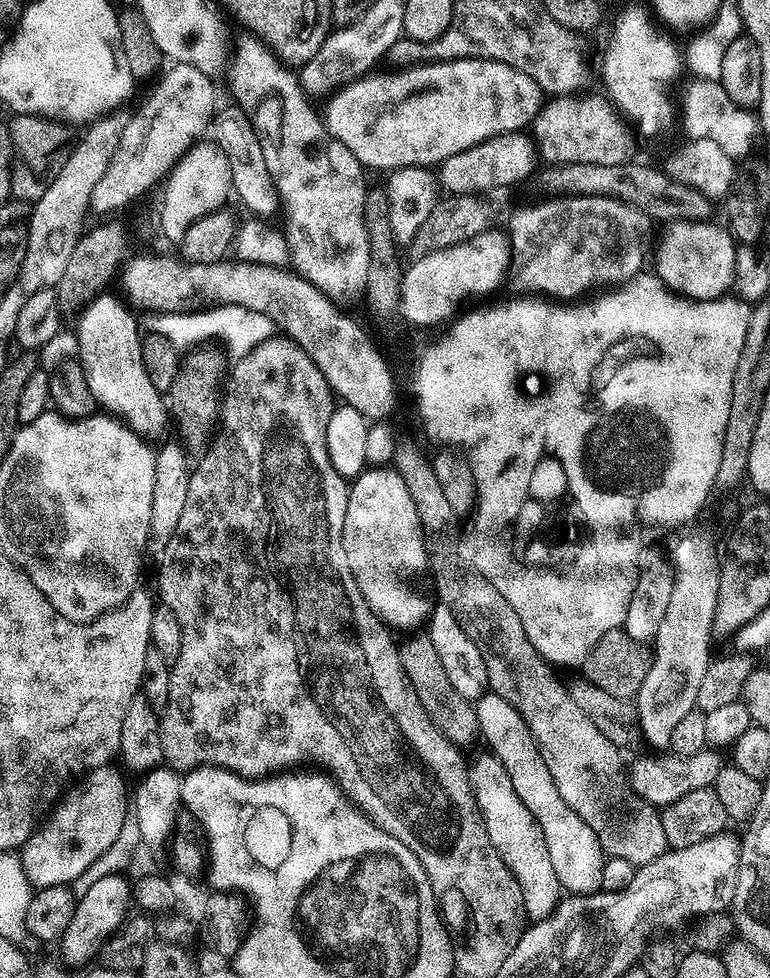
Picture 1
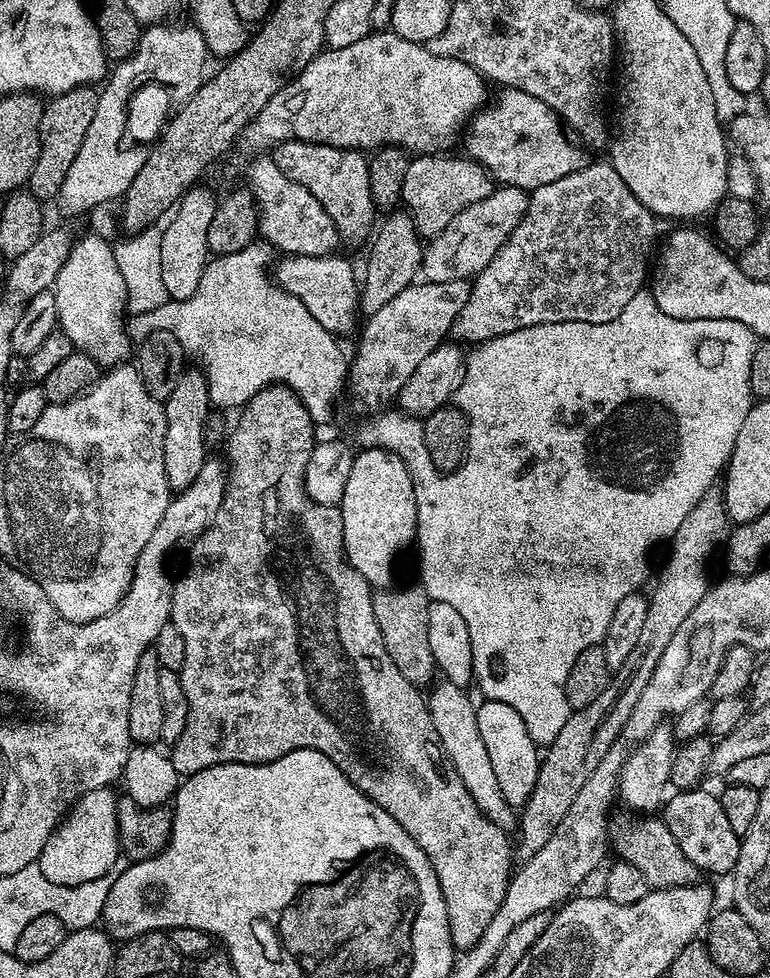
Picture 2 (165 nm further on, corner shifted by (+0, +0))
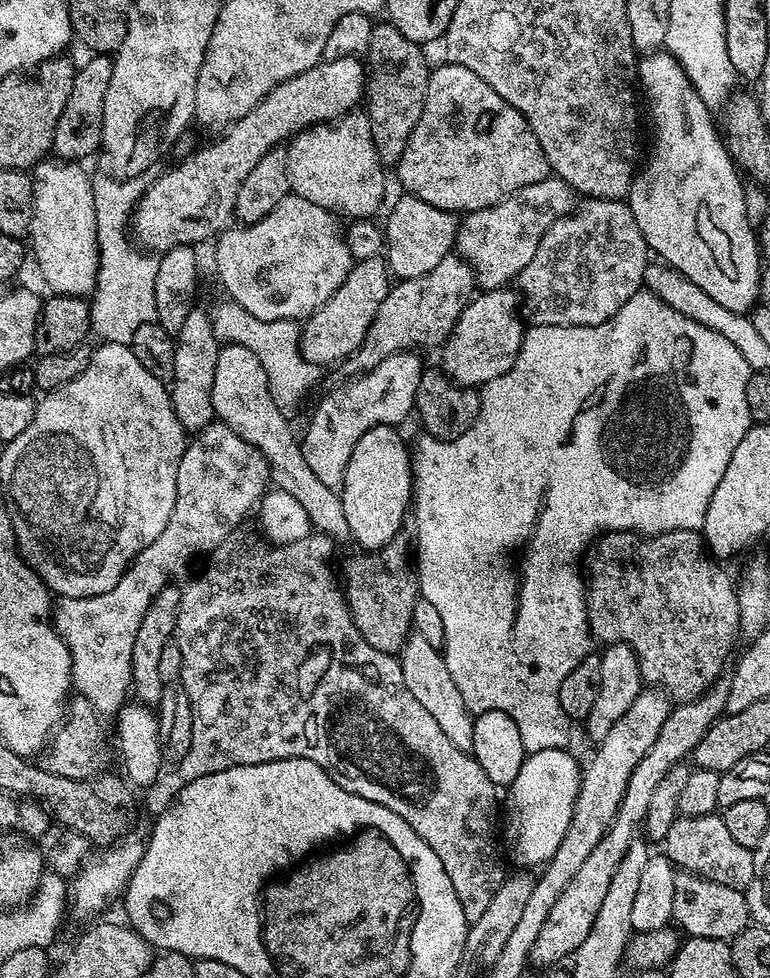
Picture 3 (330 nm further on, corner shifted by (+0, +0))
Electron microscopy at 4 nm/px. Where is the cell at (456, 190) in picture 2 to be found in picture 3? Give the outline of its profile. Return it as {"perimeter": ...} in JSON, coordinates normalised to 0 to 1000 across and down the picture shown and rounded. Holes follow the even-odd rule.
{"perimeter":[[[525,198],[521,201],[504,221],[504,230],[499,229],[496,233],[501,269],[505,279],[516,287],[558,280],[558,276],[564,276],[564,272],[569,272],[569,268],[574,268],[574,264],[579,264],[591,255],[595,232],[594,218],[558,211],[558,207],[548,207],[548,202],[542,200]]]}

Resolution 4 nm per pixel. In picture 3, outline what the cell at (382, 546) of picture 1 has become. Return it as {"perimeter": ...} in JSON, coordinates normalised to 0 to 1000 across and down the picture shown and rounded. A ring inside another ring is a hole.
{"perimeter":[[[492,434],[475,440],[475,444],[465,448],[465,456],[460,456],[460,464],[455,464],[455,472],[449,472],[447,494],[442,496],[439,506],[449,526],[452,547],[458,553],[462,551],[473,562],[487,562],[501,558],[501,554],[506,554],[506,550],[512,550],[512,546],[517,546],[517,542],[526,539],[525,527],[529,524],[531,527],[532,516],[538,511],[535,467],[532,458],[525,455],[525,450],[519,447],[519,441],[518,437],[508,434]]]}

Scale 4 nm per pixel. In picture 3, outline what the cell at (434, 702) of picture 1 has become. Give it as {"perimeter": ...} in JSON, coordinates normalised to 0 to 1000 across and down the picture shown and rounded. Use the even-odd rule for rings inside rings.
{"perimeter":[[[530,538],[522,539],[517,542],[517,546],[512,546],[512,550],[506,550],[506,554],[501,554],[501,558],[468,566],[473,569],[460,570],[448,579],[447,589],[444,585],[447,596],[444,604],[447,612],[452,615],[455,628],[460,632],[460,640],[465,640],[470,652],[475,656],[481,656],[481,661],[505,669],[518,668],[526,656],[530,655],[531,649],[536,645],[535,629],[538,628],[538,620],[540,615],[547,612],[545,596],[540,594],[540,586],[532,576],[531,565],[536,563],[536,560],[536,541]]]}

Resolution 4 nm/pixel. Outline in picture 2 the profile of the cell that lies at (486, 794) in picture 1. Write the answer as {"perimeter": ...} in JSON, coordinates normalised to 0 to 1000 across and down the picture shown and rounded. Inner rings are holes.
{"perimeter":[[[579,694],[562,698],[558,707],[553,712],[556,729],[564,738],[564,746],[569,746],[574,767],[579,767],[595,796],[600,796],[600,804],[610,808],[610,816],[616,816],[621,828],[626,828],[626,832],[631,832],[636,840],[656,849],[669,848],[673,843],[671,831],[660,823],[657,816],[652,816],[652,807],[647,804],[647,794],[642,791],[636,771],[626,759],[626,751],[621,751],[619,721],[613,720],[604,704],[590,701],[590,697]]]}

